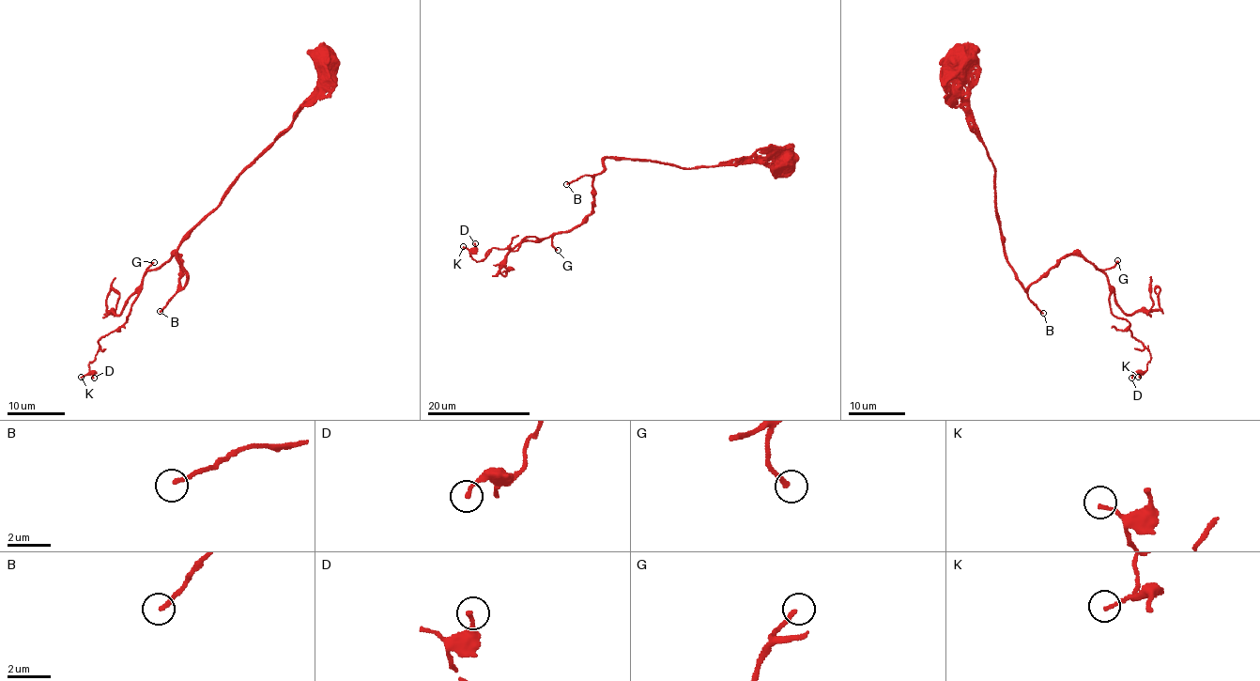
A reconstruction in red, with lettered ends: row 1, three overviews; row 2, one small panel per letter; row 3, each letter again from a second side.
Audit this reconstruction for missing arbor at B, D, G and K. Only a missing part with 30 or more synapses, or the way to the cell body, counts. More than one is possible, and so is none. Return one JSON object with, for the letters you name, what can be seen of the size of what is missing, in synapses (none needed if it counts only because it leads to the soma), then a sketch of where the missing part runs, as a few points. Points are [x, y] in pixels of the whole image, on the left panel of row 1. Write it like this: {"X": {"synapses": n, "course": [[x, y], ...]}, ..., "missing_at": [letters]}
{"G": {"synapses": 300, "course": [[154, 262], [146, 253], [136, 256], [140, 246], [153, 247], [230, 308], [257, 318], [269, 306]]}, "missing_at": ["G"]}

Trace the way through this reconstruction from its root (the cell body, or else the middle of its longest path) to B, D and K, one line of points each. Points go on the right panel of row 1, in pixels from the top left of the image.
B: (960, 60), (968, 116), (986, 146), (996, 174), (996, 209), (1006, 259), (1027, 297), (1043, 313)
D: (960, 60), (1015, 277), (1025, 289), (1073, 254), (1098, 268), (1111, 312), (1149, 351), (1131, 378)
K: (960, 60), (1015, 277), (1025, 289), (1073, 254), (1098, 268), (1111, 312), (1149, 351), (1138, 377)

